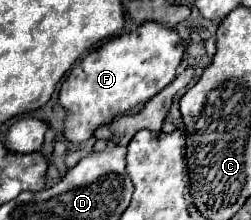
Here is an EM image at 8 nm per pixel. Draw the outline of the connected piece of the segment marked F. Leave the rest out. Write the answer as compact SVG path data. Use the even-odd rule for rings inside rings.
M145 22L137 30L107 40L97 50L89 52L61 84L59 102L67 110L63 138L71 144L85 142L85 132L113 122L117 116L151 100L177 76L177 66L183 60L181 38L157 22Z

